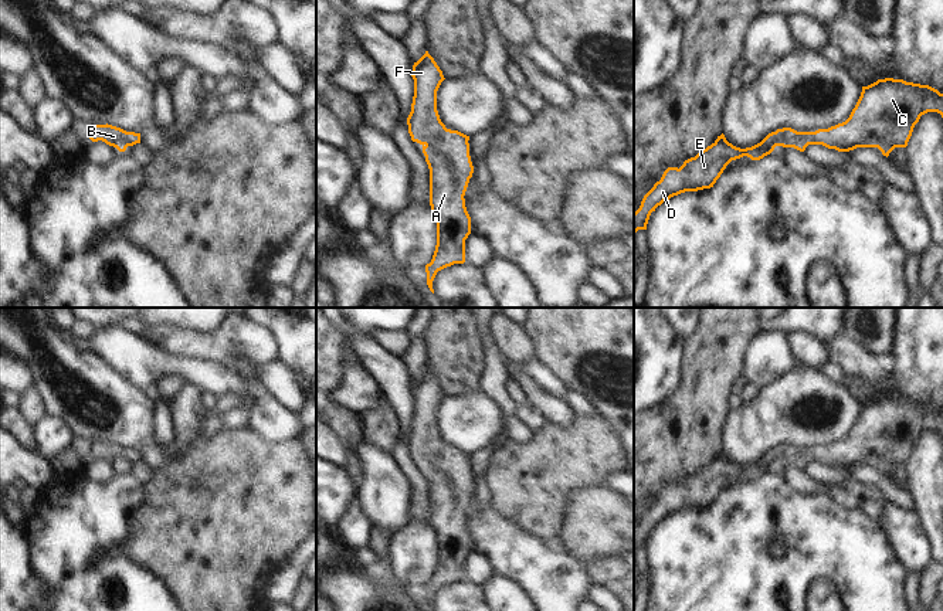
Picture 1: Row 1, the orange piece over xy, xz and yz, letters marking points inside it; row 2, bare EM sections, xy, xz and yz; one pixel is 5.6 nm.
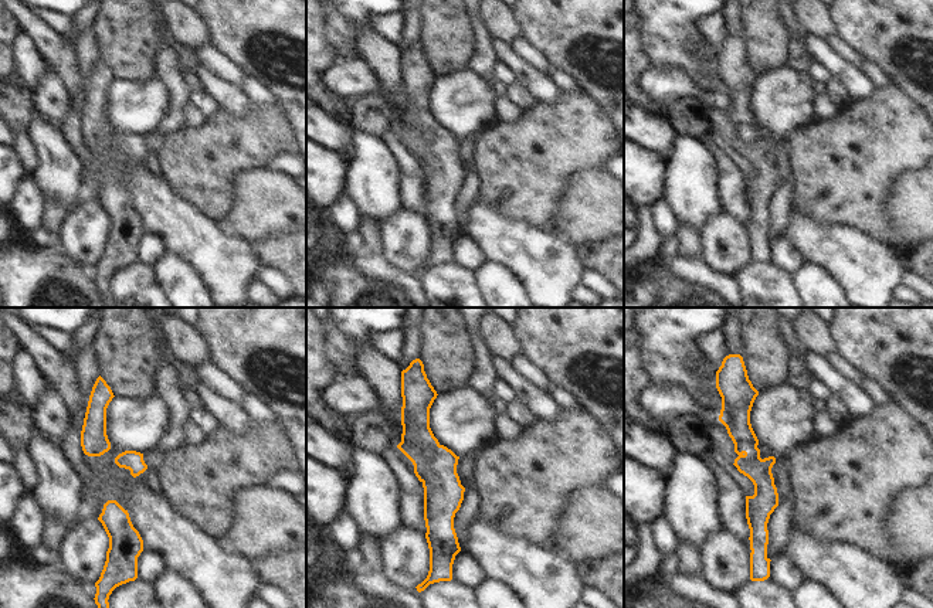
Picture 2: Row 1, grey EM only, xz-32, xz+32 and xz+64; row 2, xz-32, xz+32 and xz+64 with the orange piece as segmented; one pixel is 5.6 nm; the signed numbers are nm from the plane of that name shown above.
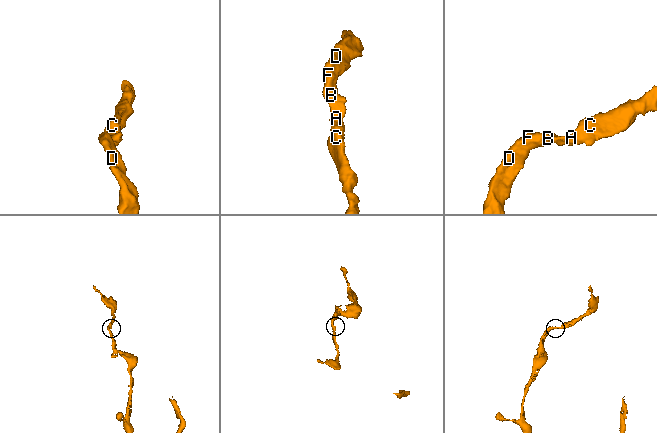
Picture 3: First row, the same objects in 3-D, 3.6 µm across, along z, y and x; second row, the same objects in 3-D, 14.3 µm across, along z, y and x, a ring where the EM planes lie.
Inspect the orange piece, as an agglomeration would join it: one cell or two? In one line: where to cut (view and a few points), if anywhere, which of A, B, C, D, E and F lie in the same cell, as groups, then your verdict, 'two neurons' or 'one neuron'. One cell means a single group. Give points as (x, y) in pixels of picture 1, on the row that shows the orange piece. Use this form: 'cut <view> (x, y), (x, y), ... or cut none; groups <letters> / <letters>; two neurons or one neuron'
cut none; groups A B C D E F; one neuron

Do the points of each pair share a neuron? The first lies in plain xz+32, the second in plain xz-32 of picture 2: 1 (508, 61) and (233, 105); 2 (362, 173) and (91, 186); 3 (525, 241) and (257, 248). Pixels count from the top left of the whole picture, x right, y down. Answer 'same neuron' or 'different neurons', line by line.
1: same neuron
2: different neurons
3: different neurons

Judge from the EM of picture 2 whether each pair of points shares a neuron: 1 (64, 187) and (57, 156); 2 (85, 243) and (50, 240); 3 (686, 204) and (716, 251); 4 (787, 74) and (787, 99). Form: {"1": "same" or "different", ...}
{"1": "same", "2": "different", "3": "different", "4": "same"}

